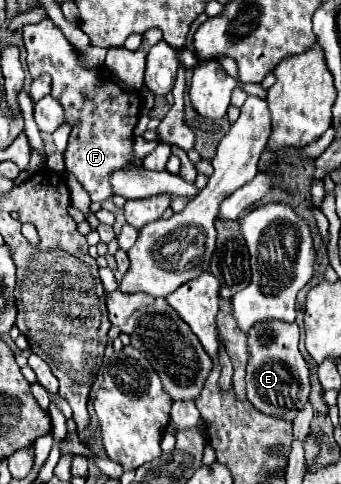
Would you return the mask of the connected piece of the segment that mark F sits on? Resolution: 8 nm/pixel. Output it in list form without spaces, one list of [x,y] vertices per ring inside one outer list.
[[[48,17],[36,25],[24,27],[24,45],[28,51],[26,63],[28,63],[30,75],[40,77],[40,75],[48,73],[52,77],[52,97],[56,97],[60,101],[60,105],[64,107],[64,113],[66,113],[66,121],[72,125],[70,141],[64,151],[66,171],[76,175],[76,179],[88,191],[92,201],[102,203],[104,199],[114,195],[112,185],[108,181],[110,173],[132,163],[132,141],[134,141],[132,131],[134,131],[134,127],[138,123],[138,115],[140,115],[140,95],[136,91],[126,91],[126,89],[118,87],[118,83],[114,83],[112,79],[106,79],[100,71],[82,69],[76,49],[68,43],[68,39],[62,35],[62,31]]]

